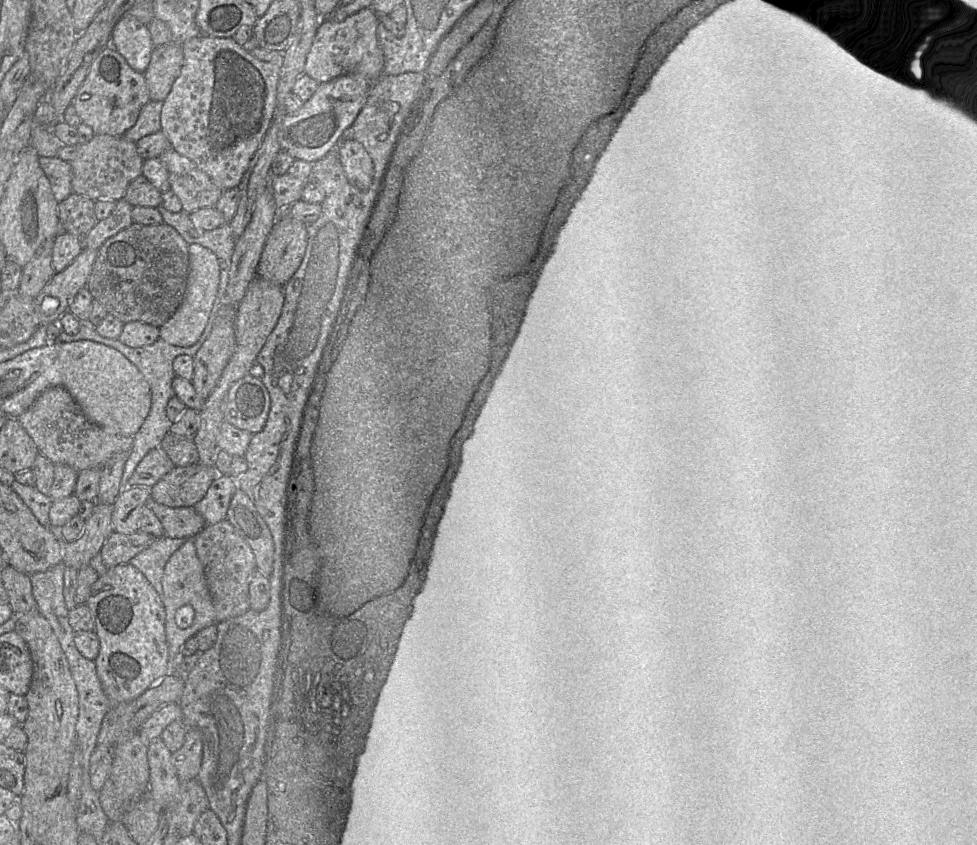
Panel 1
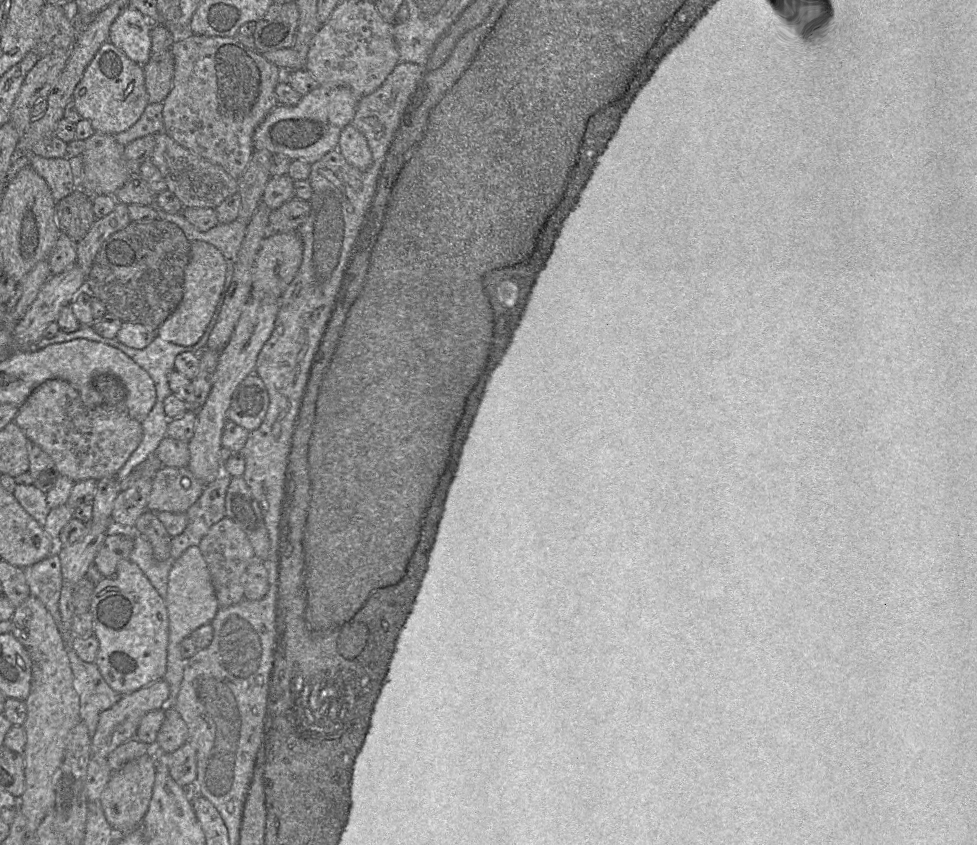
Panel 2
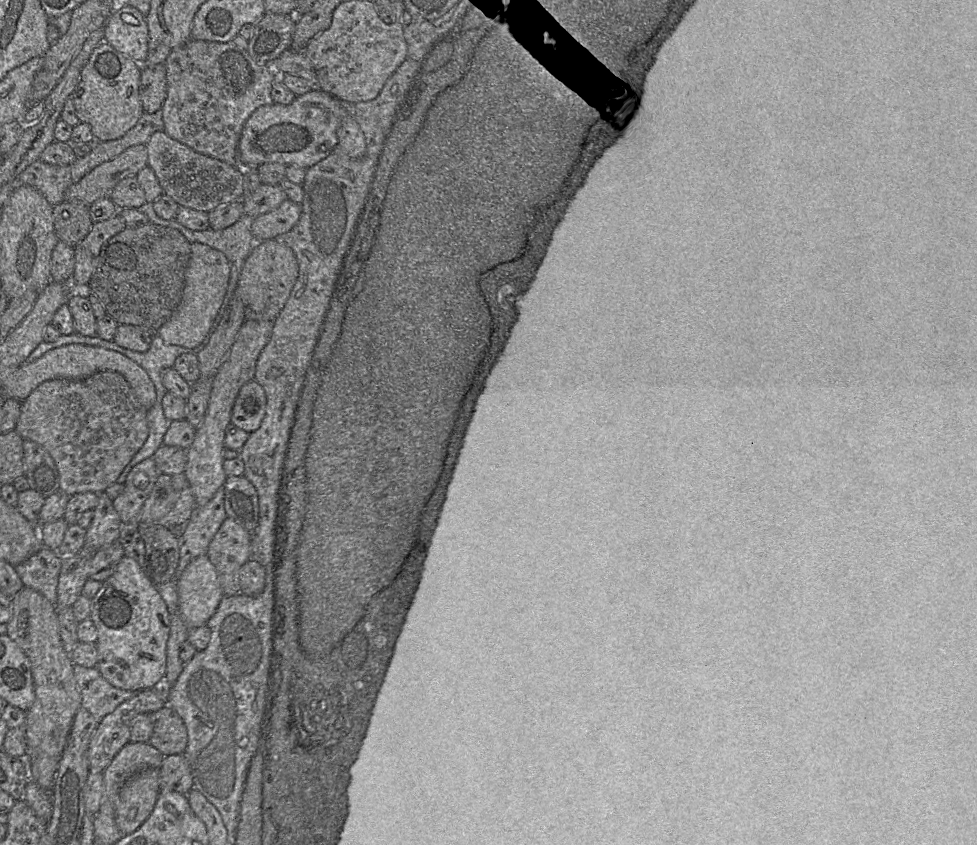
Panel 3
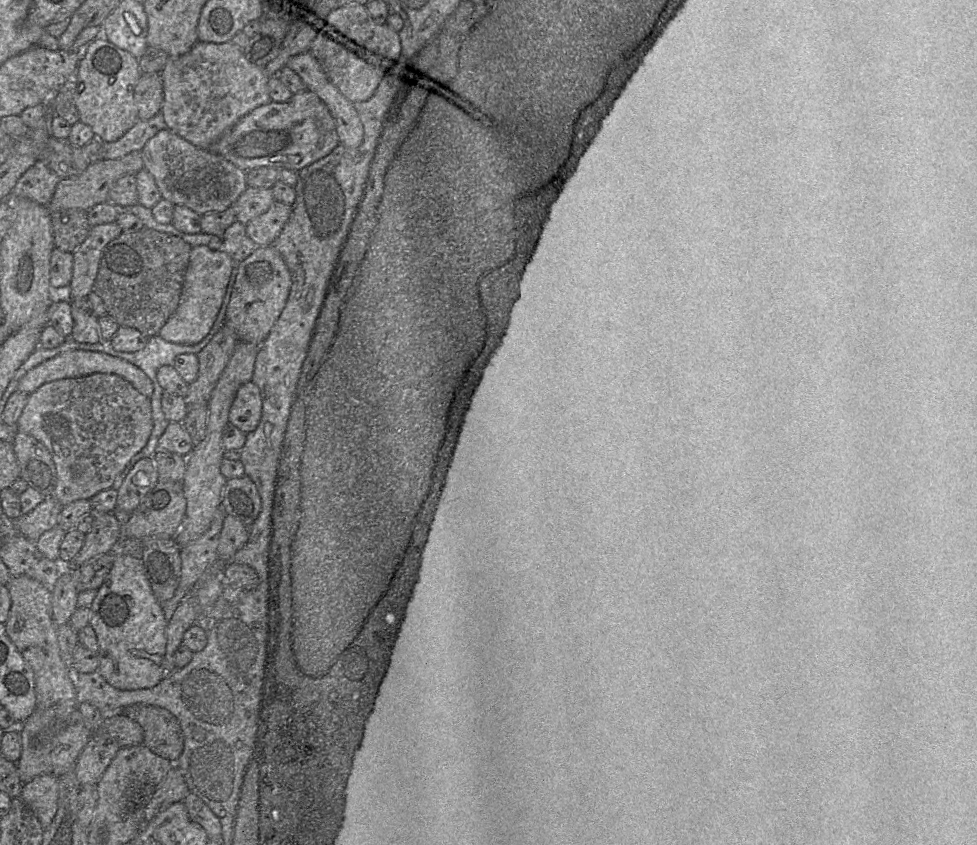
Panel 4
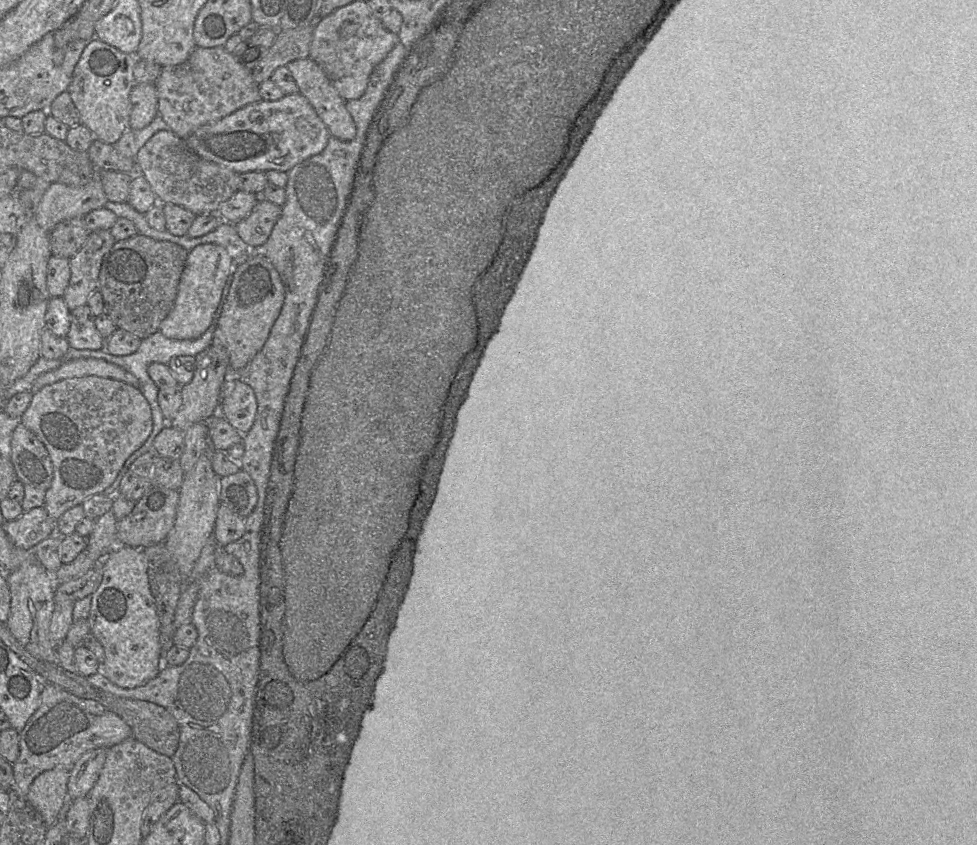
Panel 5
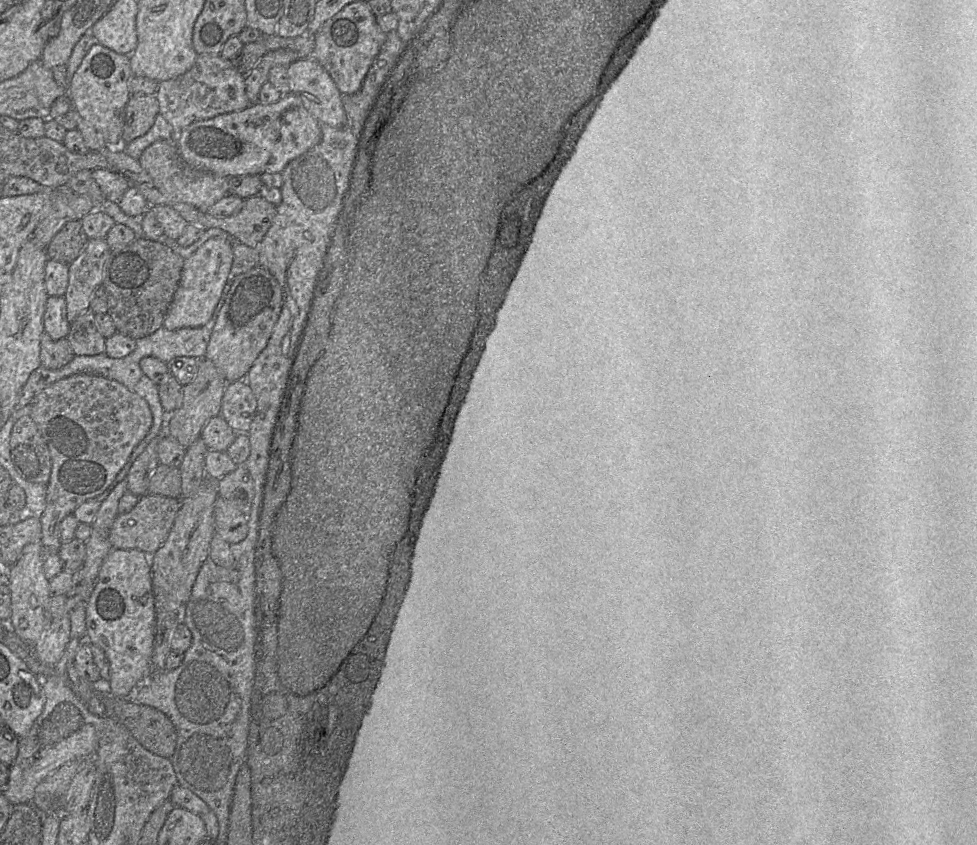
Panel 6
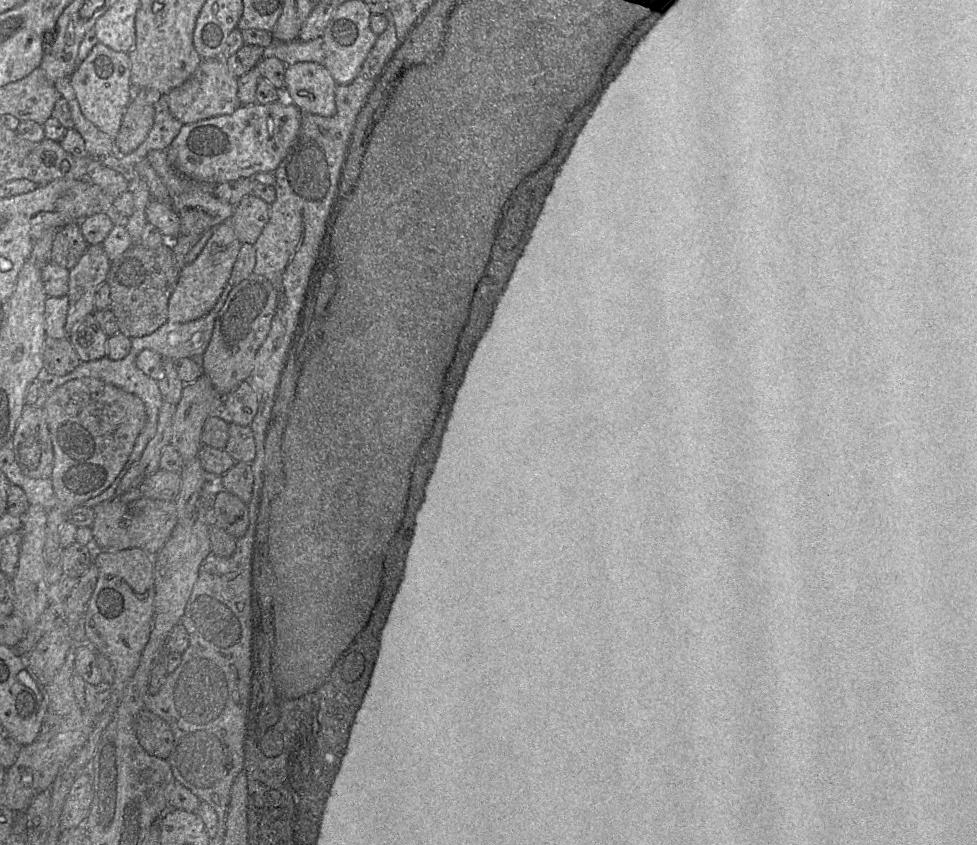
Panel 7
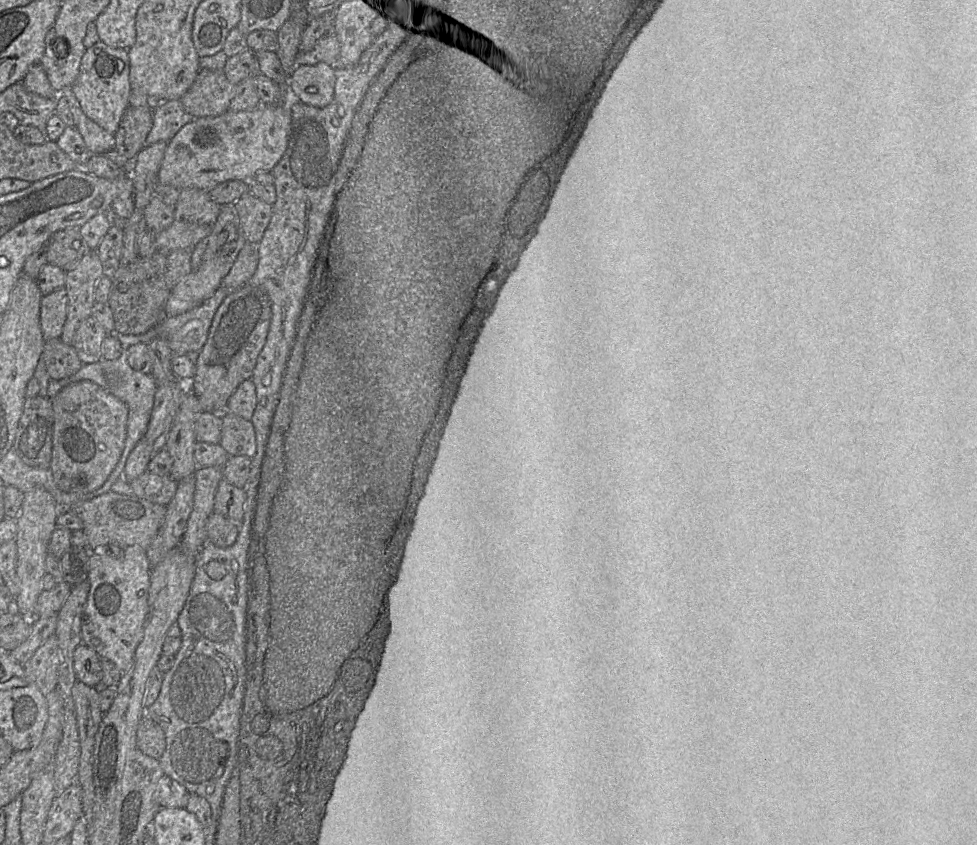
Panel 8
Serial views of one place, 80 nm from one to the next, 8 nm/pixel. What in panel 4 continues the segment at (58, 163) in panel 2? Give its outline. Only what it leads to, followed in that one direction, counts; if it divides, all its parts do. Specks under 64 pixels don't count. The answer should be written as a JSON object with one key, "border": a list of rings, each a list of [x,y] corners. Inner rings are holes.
{"border":[[[37,161],[18,179],[11,195],[14,201],[27,198],[48,206],[60,181],[47,164]]]}

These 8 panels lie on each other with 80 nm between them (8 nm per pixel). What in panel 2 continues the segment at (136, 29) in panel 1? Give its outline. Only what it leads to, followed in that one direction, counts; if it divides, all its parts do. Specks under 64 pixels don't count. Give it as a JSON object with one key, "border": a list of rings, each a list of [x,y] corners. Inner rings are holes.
{"border":[[[126,7],[112,23],[108,42],[143,67],[152,55],[151,27],[150,20],[141,12]]]}

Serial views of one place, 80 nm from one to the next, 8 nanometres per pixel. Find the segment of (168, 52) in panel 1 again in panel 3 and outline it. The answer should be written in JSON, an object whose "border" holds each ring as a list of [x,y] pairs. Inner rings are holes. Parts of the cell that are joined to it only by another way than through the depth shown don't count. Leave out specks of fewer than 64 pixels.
{"border":[[[165,63],[142,65],[139,95],[144,112],[151,114],[162,109],[167,97]]]}

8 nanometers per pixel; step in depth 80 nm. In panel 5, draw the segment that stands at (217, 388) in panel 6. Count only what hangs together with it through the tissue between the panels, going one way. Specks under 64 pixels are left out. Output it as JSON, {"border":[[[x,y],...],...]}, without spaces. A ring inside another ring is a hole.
{"border":[[[211,344],[196,357],[196,369],[192,381],[181,386],[181,406],[177,415],[168,423],[171,427],[184,432],[194,423],[204,422],[217,415],[221,401],[222,388],[230,378],[229,358],[222,345]]]}

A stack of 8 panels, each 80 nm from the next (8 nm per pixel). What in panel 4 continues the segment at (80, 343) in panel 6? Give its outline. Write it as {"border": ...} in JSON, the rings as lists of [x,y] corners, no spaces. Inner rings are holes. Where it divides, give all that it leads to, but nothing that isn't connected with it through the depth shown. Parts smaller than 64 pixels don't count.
{"border":[[[88,297],[71,300],[70,306],[74,324],[69,338],[79,343],[94,344],[102,341],[98,317],[95,315]]]}

